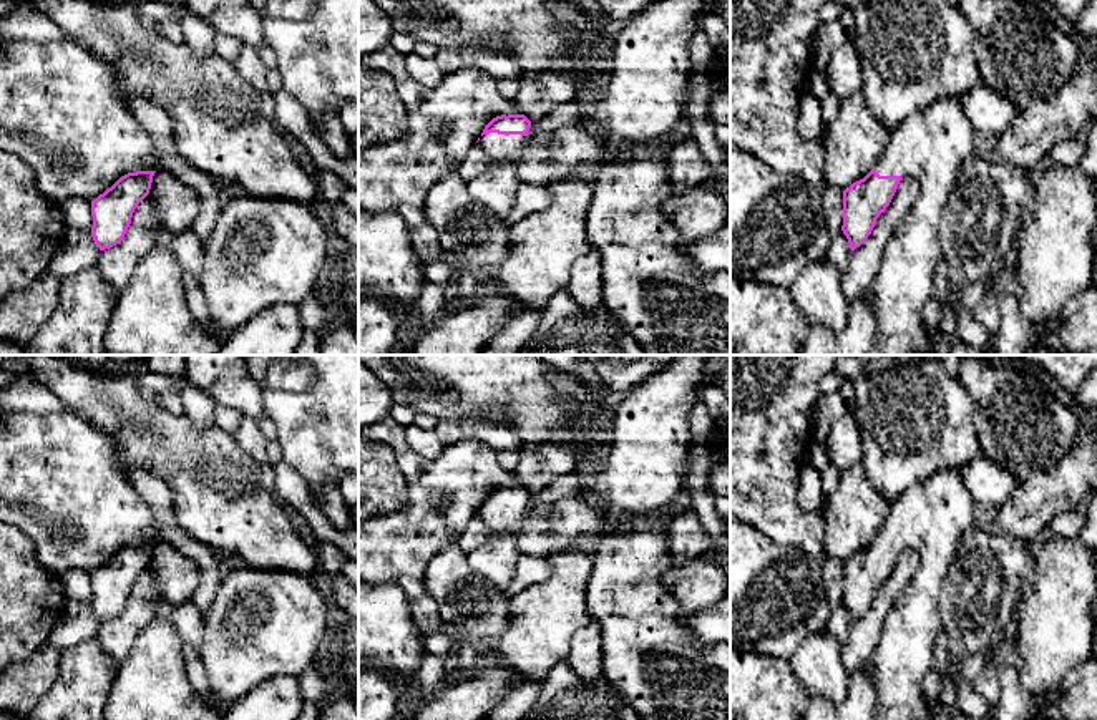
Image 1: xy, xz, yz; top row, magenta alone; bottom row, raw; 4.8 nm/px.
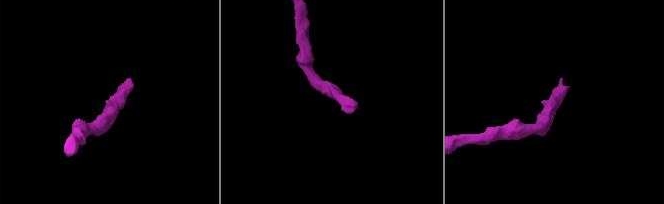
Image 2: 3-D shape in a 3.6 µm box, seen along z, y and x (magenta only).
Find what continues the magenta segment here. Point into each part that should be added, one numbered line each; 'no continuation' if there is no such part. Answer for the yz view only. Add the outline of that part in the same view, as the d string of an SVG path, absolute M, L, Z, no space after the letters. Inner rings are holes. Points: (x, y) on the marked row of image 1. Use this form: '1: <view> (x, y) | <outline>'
1: yz (933, 145) | M939 98L913 113L891 129L890 143L876 163L880 176L916 178L919 197L896 224L880 269L865 290L876 312L876 335L868 355L934 355L931 337L923 325L923 307L933 294L936 262L944 259L939 244L939 222L951 191L968 158L979 149L961 100Z

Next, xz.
1: xz (495, 188) | M490 133L478 144L488 153L488 168L466 181L468 194L500 219L506 219L521 186L514 158L524 146L526 136Z

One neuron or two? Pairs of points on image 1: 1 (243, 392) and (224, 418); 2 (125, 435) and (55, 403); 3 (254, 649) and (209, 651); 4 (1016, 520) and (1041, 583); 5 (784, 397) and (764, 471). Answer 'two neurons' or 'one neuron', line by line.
1: two neurons
2: two neurons
3: one neuron
4: two neurons
5: one neuron

